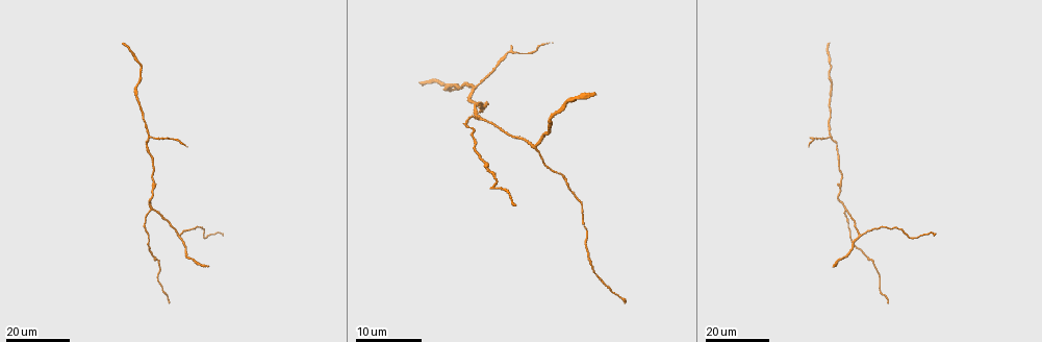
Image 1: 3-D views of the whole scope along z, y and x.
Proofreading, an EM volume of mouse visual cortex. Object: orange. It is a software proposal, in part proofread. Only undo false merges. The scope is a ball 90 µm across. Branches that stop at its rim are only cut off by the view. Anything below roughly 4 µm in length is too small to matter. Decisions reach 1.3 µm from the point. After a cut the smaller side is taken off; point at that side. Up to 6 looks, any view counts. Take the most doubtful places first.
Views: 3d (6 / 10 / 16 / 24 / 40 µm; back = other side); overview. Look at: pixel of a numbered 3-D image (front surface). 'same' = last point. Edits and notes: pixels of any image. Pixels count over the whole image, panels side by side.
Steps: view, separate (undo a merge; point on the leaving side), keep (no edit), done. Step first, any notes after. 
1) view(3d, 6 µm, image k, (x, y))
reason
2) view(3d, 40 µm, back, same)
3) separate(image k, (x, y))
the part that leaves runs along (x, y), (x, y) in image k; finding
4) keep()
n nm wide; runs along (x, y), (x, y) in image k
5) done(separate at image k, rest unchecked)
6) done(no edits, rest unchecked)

view(3d, 24 µm, image 1, (538, 152))

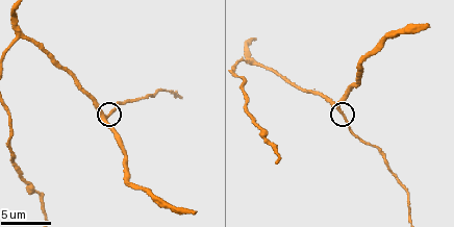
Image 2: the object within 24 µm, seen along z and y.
view(3d, 6 µm, image 2, (108, 116))

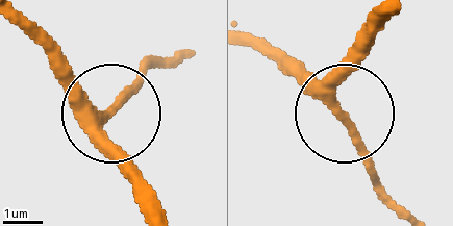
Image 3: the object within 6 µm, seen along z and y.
keep()
runs along (18, 20), (104, 112), (101, 149), (137, 196) in image 3; one neuron here

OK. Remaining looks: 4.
view(3d, 16 µm, image 1, (150, 139))
arms part here

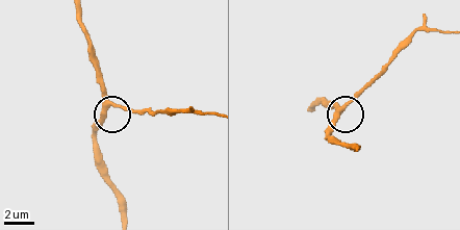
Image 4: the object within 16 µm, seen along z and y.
view(3d, 10 µm, image 4, (345, 106))

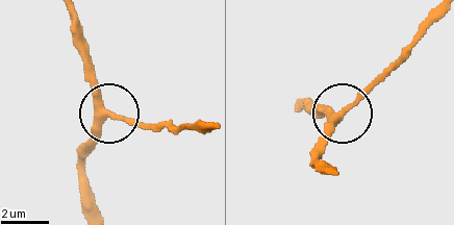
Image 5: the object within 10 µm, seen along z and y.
keep()
280 nm wide; runs along (96, 207), (86, 147), (98, 124), (116, 114), (168, 124) in image 5; continuous, no second neuron

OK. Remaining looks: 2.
view(3d, 16 µm, image 2, (18, 35))
three-way junction

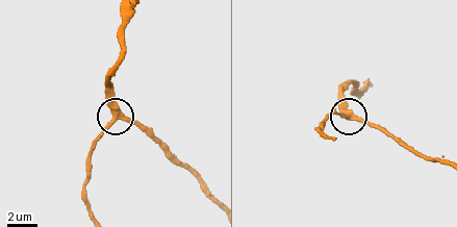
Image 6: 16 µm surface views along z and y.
view(3d, 16 µm, back, image 6, (353, 120))

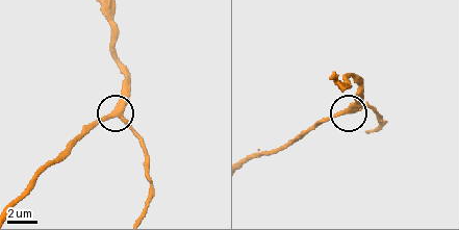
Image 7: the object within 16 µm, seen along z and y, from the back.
keep()
side arm 39 µm; runs along (112, 21), (123, 79), (119, 113), (141, 137) in image 7; all the same neuron

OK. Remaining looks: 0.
done(no edits, rest unchecked)

